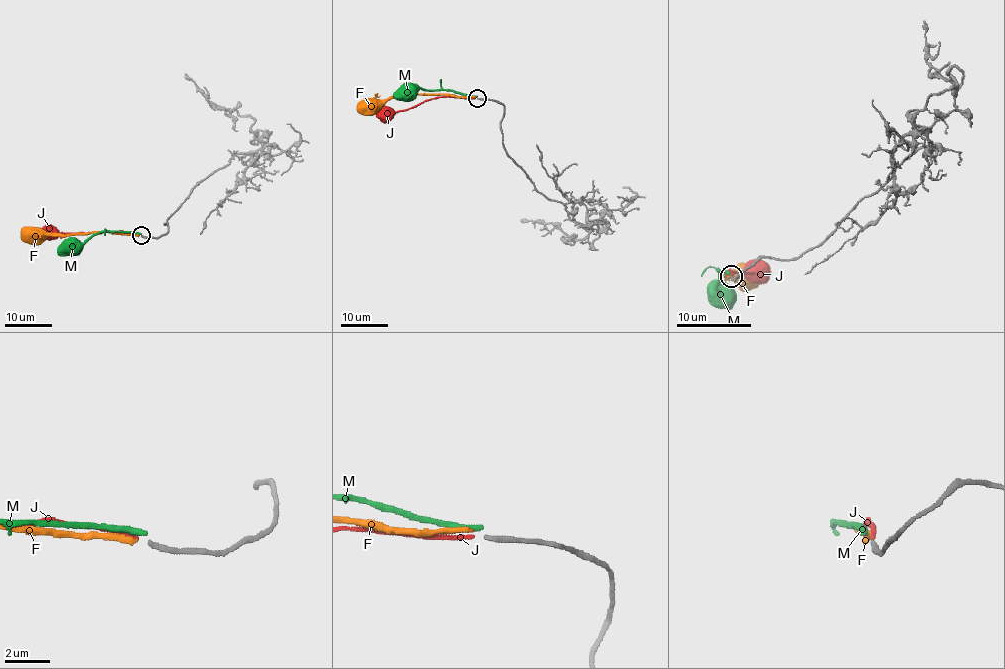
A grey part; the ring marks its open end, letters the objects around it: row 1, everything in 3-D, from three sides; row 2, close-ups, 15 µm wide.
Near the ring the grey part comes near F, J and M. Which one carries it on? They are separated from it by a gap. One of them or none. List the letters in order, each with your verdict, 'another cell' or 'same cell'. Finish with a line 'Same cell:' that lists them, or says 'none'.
F: another cell
J: same cell
M: another cell
Same cell: J

